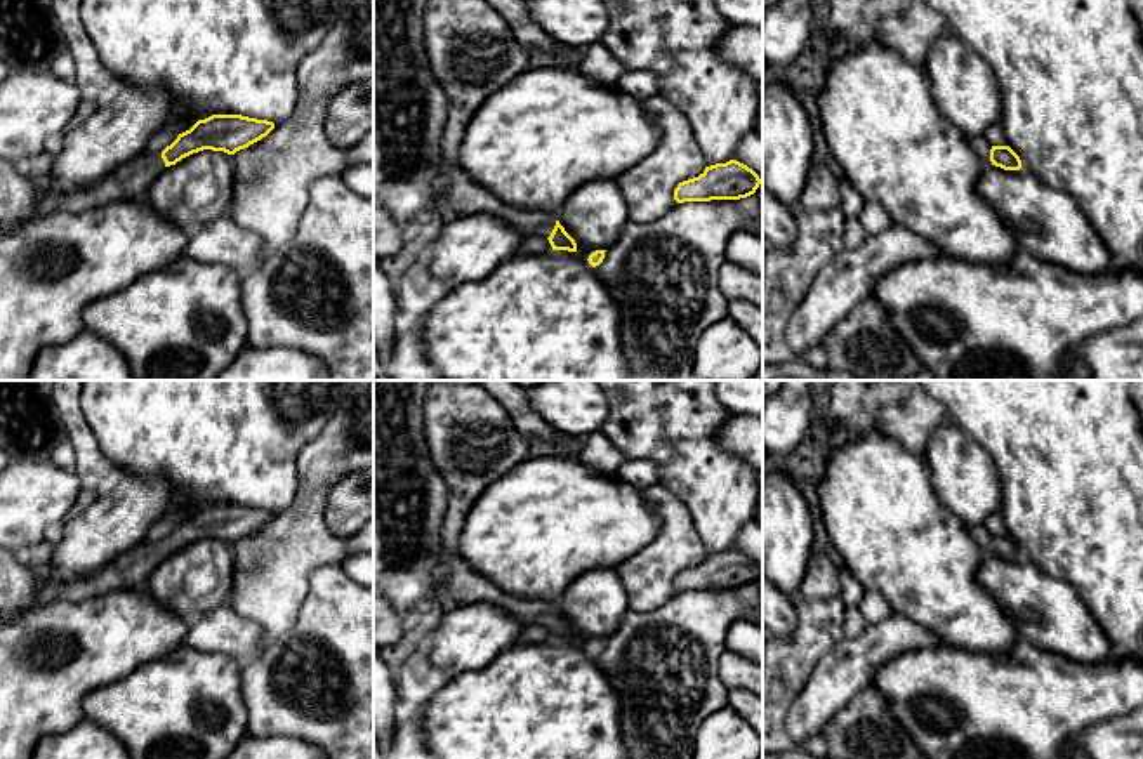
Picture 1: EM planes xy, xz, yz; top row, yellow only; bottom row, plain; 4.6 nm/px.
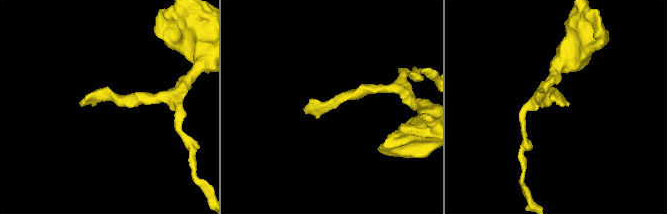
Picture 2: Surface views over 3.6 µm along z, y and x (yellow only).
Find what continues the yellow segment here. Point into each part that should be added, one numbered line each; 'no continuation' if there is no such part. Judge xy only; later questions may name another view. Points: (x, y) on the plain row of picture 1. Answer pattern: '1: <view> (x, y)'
1: xy (21, 587)

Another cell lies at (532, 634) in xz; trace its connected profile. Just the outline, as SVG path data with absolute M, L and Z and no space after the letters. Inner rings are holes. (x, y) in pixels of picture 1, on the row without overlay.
M528 625L521 630L518 643L519 644L538 644L551 641L552 636L547 627L544 625Z

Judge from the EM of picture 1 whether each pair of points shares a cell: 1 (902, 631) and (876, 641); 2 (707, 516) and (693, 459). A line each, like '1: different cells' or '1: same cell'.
1: same cell
2: same cell

